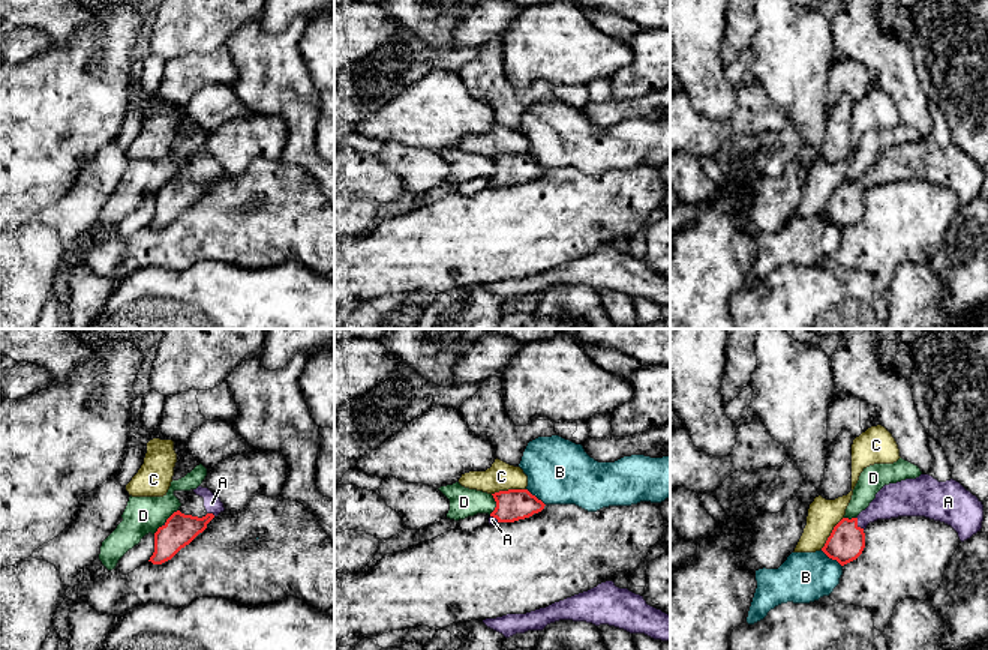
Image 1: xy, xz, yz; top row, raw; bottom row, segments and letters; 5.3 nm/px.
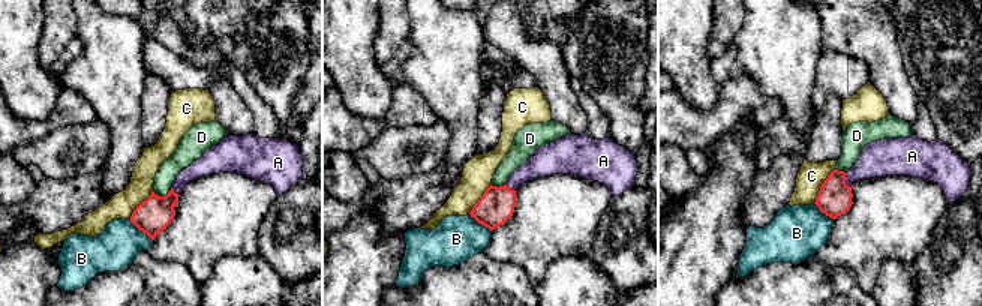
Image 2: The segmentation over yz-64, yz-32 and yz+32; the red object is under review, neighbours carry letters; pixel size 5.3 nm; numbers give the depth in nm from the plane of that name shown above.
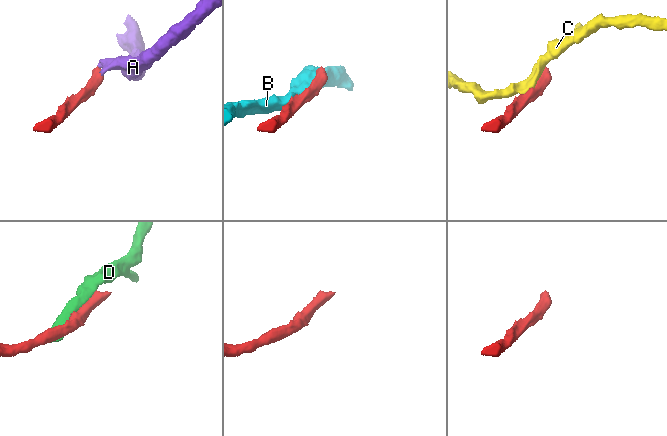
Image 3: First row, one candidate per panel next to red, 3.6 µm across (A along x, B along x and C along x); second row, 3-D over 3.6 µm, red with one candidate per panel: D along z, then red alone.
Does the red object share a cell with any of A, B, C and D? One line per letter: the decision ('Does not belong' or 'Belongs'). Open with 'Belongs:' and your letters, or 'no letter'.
Belongs: A
A: Belongs
B: Does not belong
C: Does not belong
D: Does not belong

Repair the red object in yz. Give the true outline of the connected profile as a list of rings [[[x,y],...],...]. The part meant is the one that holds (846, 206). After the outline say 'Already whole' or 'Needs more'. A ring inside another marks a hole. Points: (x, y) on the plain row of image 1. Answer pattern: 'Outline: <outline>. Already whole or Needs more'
Outline: [[[930,138],[885,149],[856,182],[843,182],[822,215],[841,230],[856,224],[865,212],[864,194],[877,183],[925,180],[951,189],[961,206],[981,195],[982,165],[960,146],[939,146]]]. Needs more

